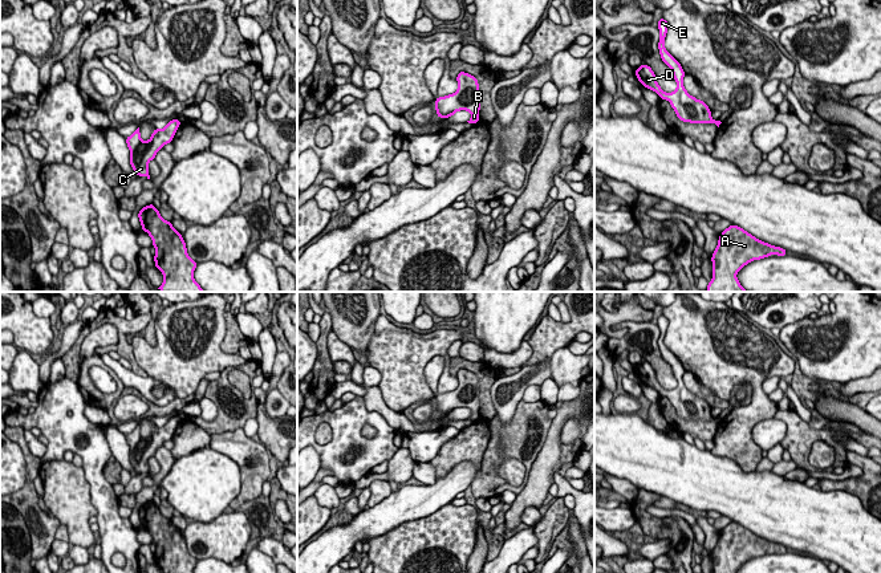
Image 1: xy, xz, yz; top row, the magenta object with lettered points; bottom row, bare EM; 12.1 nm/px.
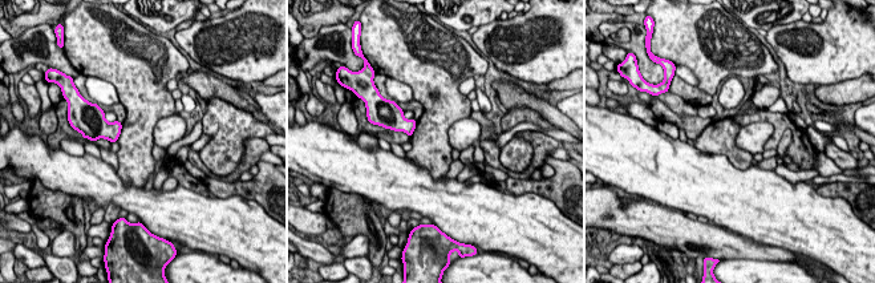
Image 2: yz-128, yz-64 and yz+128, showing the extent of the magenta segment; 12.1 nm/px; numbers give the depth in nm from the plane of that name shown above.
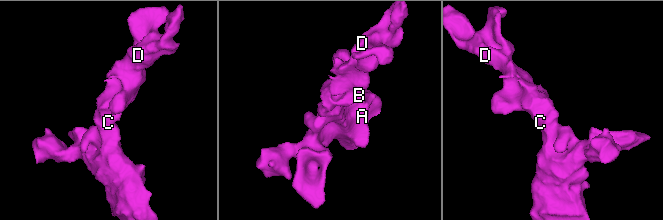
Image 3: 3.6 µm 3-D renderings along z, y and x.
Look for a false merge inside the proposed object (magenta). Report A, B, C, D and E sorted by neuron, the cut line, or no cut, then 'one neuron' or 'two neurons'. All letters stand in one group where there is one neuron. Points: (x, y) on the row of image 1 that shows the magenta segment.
A B C D E | no cut | one neuron

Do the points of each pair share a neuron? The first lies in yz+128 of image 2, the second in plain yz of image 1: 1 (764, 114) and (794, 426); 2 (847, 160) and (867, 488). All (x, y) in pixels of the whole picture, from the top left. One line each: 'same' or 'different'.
1: same
2: same

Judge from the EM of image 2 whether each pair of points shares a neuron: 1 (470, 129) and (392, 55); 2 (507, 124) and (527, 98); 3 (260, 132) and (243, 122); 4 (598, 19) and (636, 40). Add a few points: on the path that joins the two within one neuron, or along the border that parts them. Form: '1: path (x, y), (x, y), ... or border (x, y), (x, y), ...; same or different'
1: border (469, 116), (450, 126), (448, 142), (452, 148); different
2: border (507, 109), (530, 108), (539, 120); different
3: path (256, 128), (247, 125); same
4: border (622, 20), (603, 23), (599, 27), (604, 41); different

